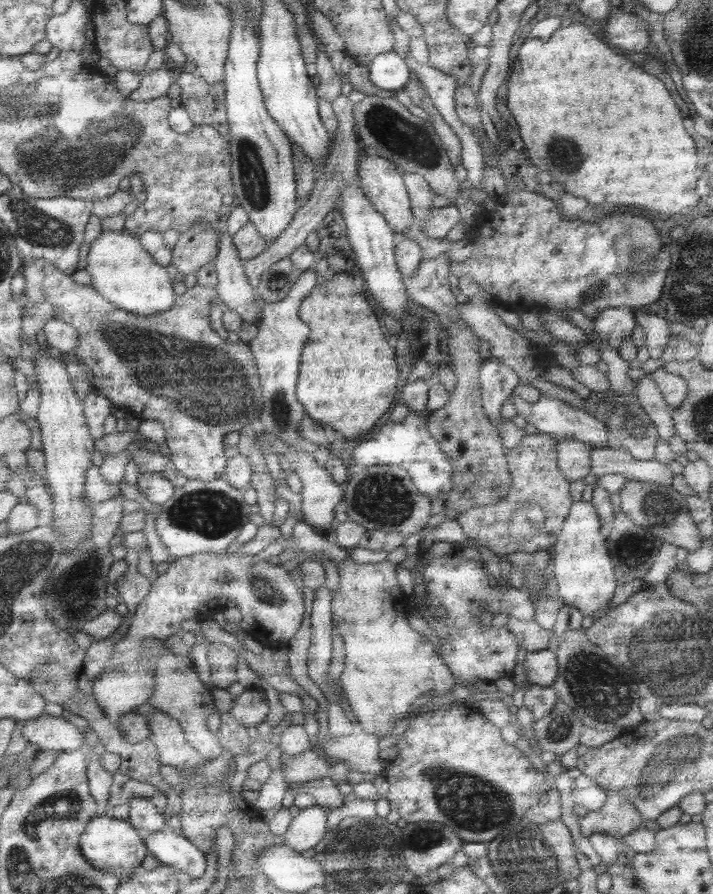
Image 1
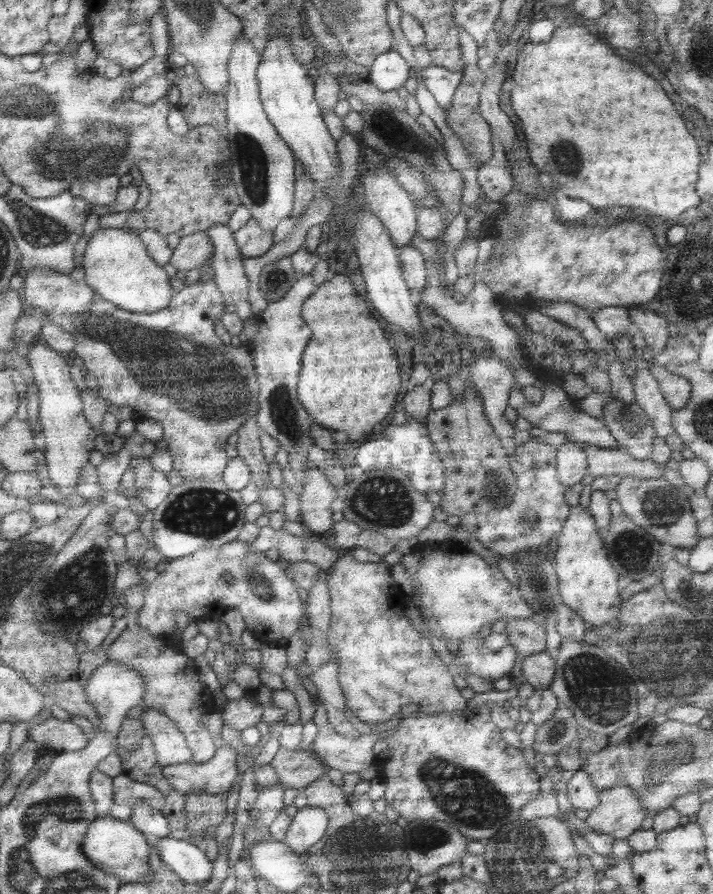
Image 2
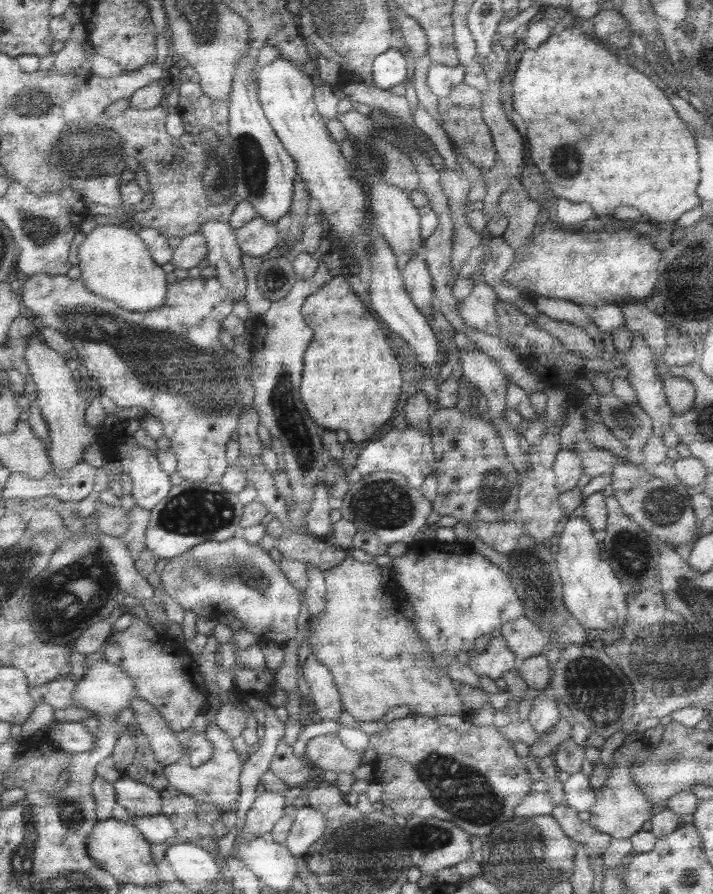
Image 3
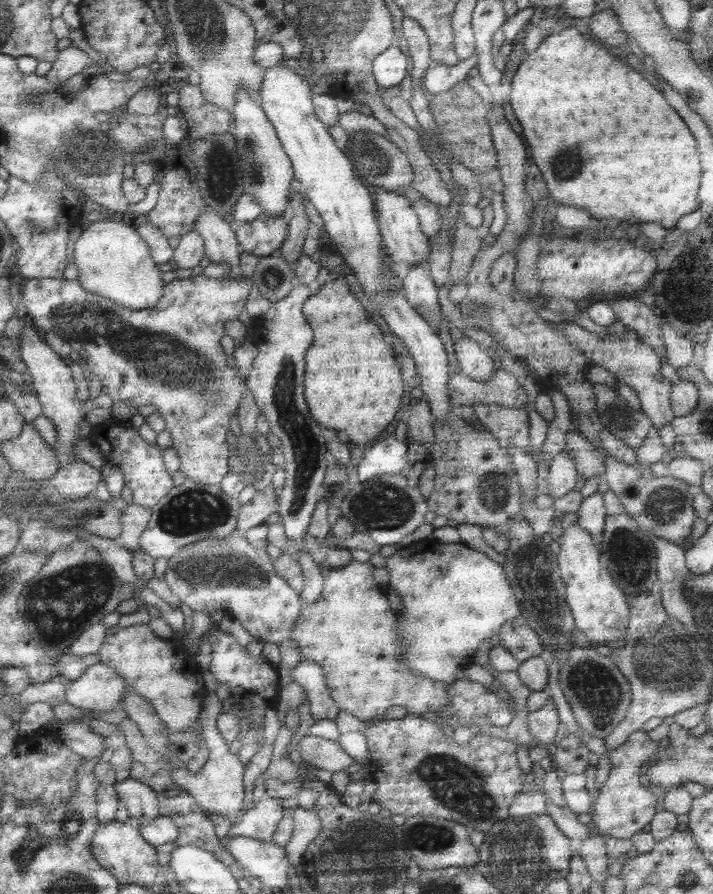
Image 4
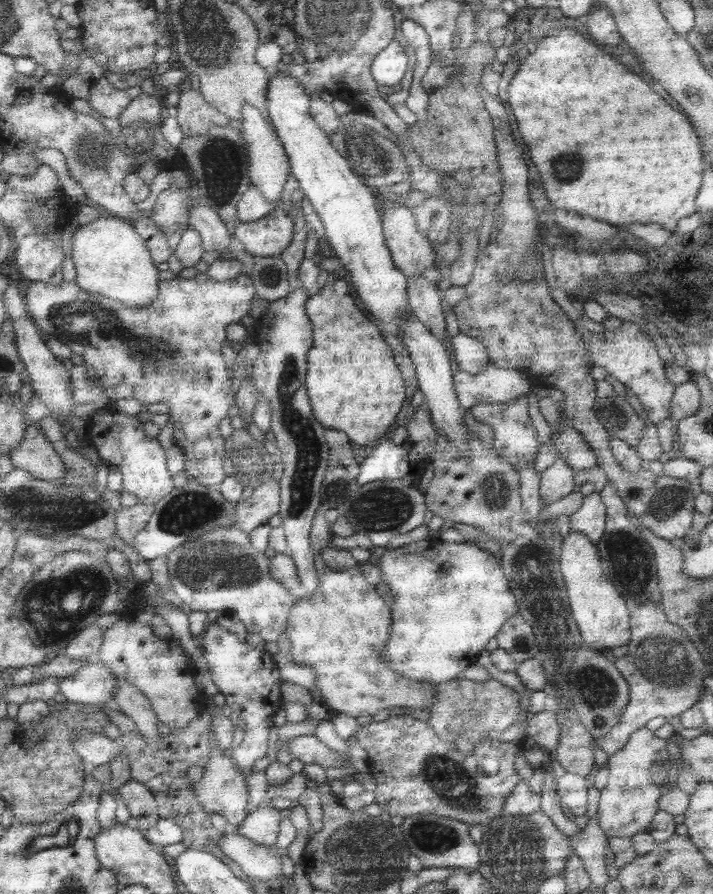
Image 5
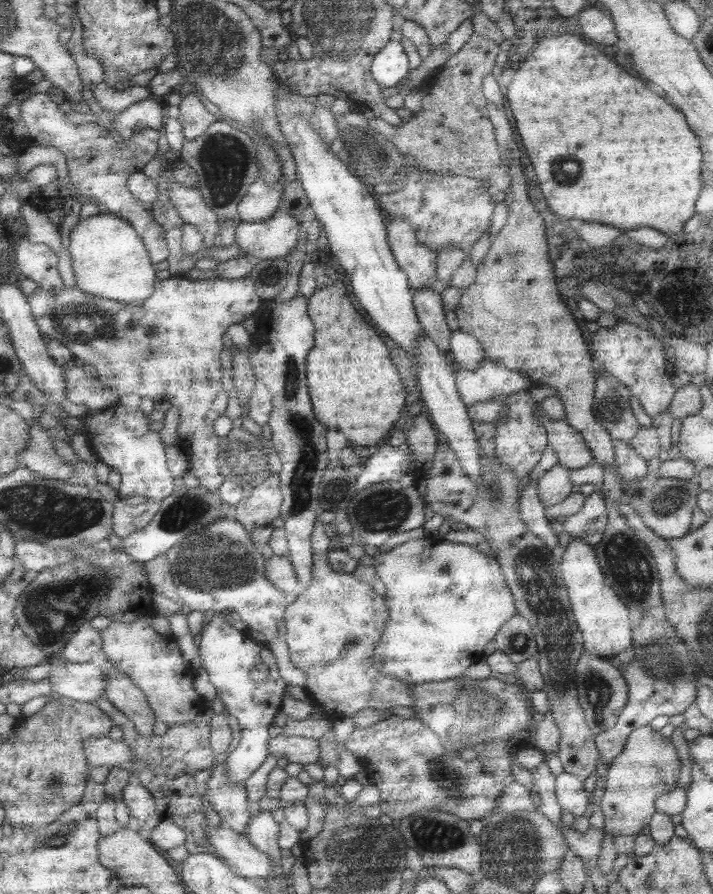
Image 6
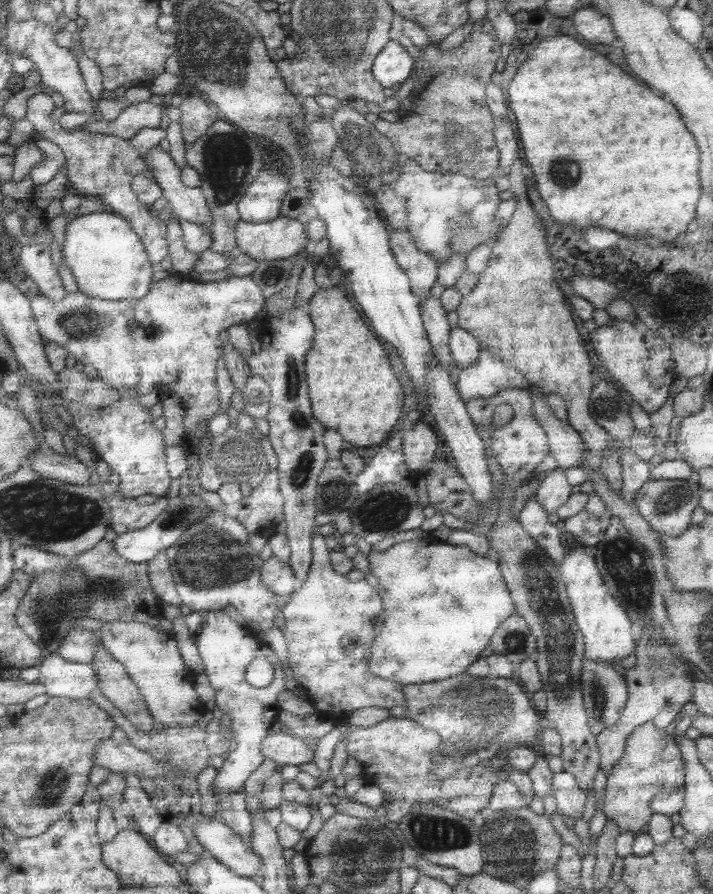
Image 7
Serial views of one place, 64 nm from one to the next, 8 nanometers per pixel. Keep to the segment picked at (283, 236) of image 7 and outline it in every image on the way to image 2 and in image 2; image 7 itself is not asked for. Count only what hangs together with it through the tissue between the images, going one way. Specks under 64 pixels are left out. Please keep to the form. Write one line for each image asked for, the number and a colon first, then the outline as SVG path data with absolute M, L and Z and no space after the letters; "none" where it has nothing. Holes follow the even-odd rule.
2: M247 220L247 224L243 224L243 228L239 228L231 234L231 238L233 238L243 260L263 256L273 244L271 236L273 234L263 232L255 220Z
3: M253 218L235 230L235 244L241 254L261 258L277 246L277 226L263 222L263 218Z
4: M259 214L249 224L239 224L235 228L235 238L243 254L255 258L271 258L277 254L285 240L285 222L281 216Z
5: M273 208L255 222L237 224L233 230L233 240L253 258L275 258L289 246L291 230L291 216L283 214L283 208Z
6: M279 208L267 220L241 222L235 228L235 242L241 254L249 256L255 262L277 260L285 258L293 250L301 232L301 222L297 222L293 216Z

